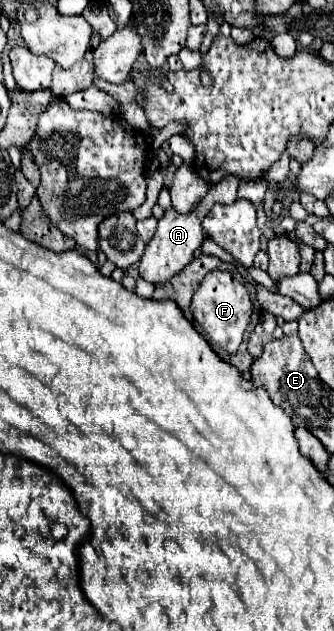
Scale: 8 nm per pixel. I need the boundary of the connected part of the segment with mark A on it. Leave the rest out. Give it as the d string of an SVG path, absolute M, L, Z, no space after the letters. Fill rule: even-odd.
M234 177L222 179L220 183L214 185L214 189L208 191L208 195L202 199L197 207L190 213L184 214L176 211L174 207L164 211L164 217L158 221L158 229L154 233L154 237L150 239L150 243L144 249L144 255L140 259L140 275L150 281L150 283L164 283L168 281L172 275L180 273L192 259L192 253L200 247L200 243L204 241L204 229L200 225L206 213L212 209L214 203L234 203L238 197L238 185L240 181Z

